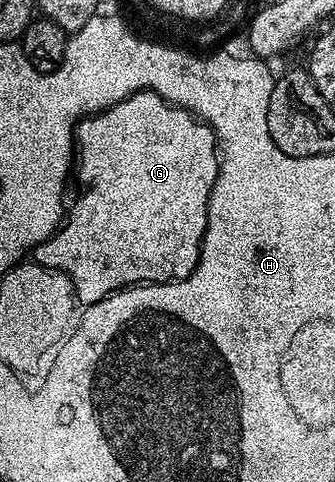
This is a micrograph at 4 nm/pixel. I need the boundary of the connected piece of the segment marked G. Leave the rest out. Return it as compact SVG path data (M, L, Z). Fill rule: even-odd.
M148 90L134 92L129 98L109 106L103 112L96 112L94 116L84 116L75 126L74 147L77 149L77 172L79 168L79 184L83 187L83 193L76 198L72 208L70 205L65 219L55 229L51 239L46 240L45 246L39 250L39 260L63 269L71 281L76 301L83 306L96 304L104 297L110 296L113 292L122 291L126 287L141 283L167 283L170 280L183 280L191 275L199 261L200 247L203 245L209 194L219 177L221 153L217 147L215 131L192 112L186 112L183 108L178 108L176 104L170 104L165 98Z

